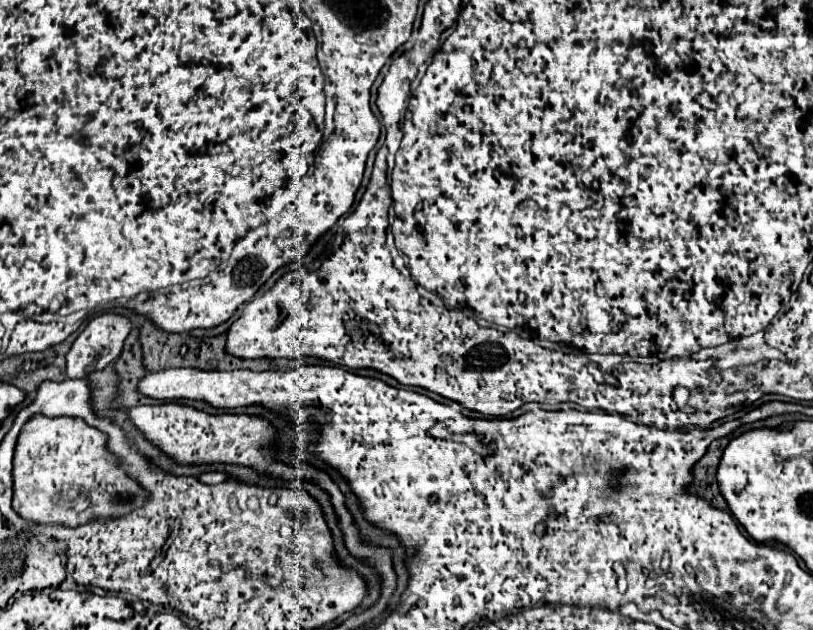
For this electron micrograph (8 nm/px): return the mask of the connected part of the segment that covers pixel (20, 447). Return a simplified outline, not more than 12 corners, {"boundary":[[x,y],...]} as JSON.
{"boundary":[[35,415],[13,469],[15,511],[77,527],[147,491],[82,419]]}

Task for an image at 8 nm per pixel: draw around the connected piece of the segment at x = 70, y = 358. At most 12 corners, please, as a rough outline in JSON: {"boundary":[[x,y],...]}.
{"boundary":[[95,317],[67,353],[67,377],[113,363],[131,321]]}

